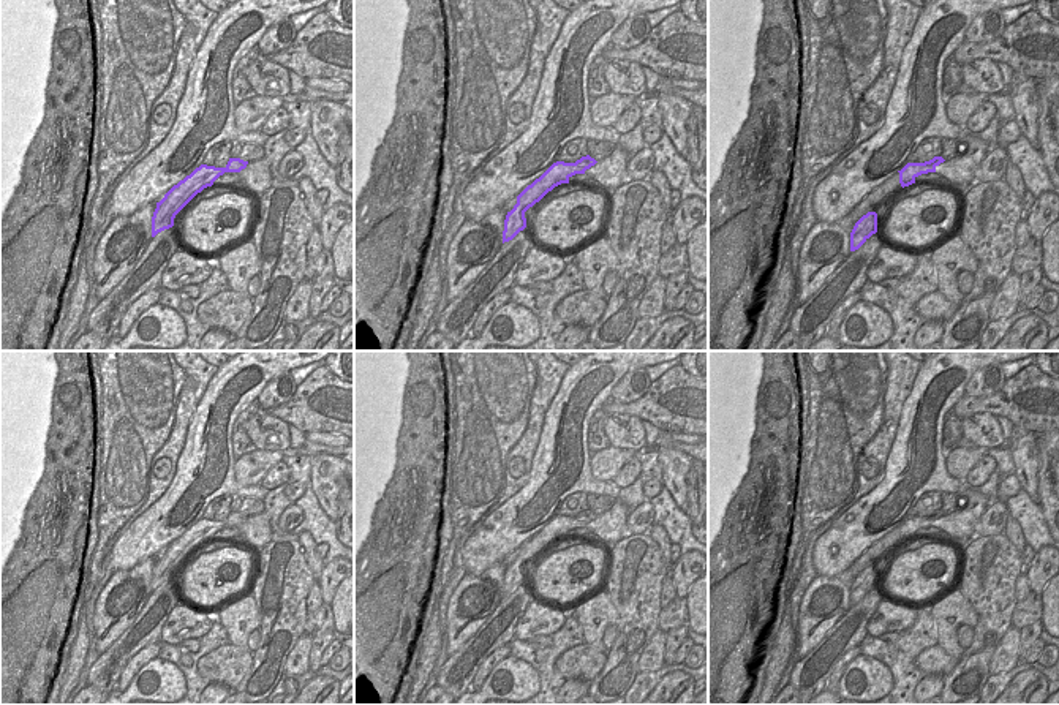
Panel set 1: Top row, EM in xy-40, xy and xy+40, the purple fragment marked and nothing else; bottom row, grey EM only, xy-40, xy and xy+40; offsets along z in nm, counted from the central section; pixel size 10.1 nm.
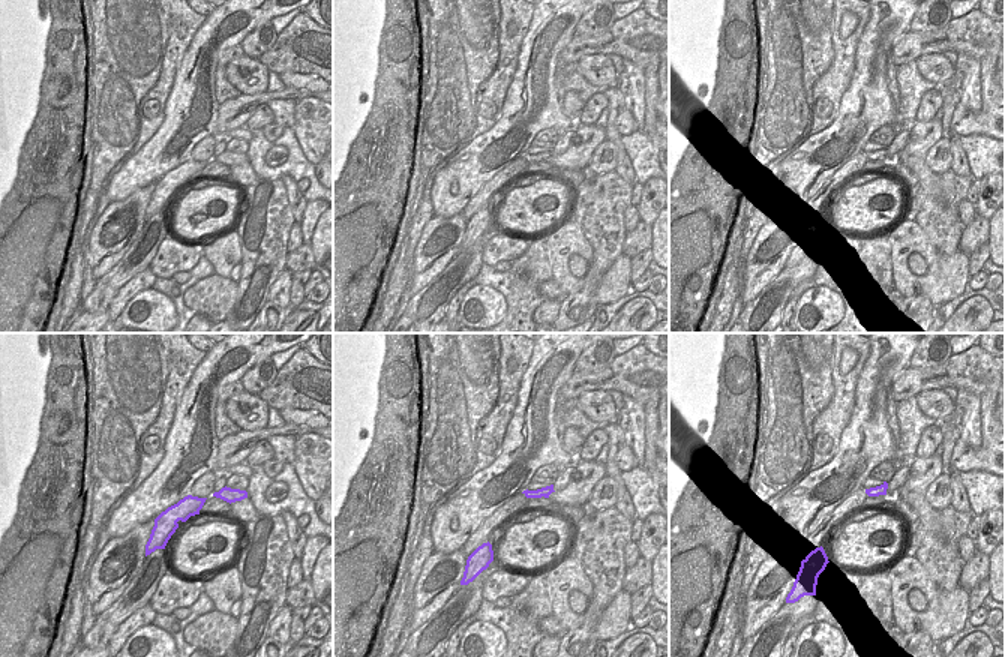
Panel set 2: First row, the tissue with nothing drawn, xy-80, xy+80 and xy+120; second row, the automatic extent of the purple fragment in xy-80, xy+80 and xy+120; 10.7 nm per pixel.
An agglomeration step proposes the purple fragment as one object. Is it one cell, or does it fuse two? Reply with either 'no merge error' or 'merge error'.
merge error

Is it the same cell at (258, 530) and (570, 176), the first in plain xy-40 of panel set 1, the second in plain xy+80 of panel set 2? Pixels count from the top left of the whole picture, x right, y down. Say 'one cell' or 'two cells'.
two cells

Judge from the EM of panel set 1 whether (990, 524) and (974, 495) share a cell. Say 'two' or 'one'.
two

